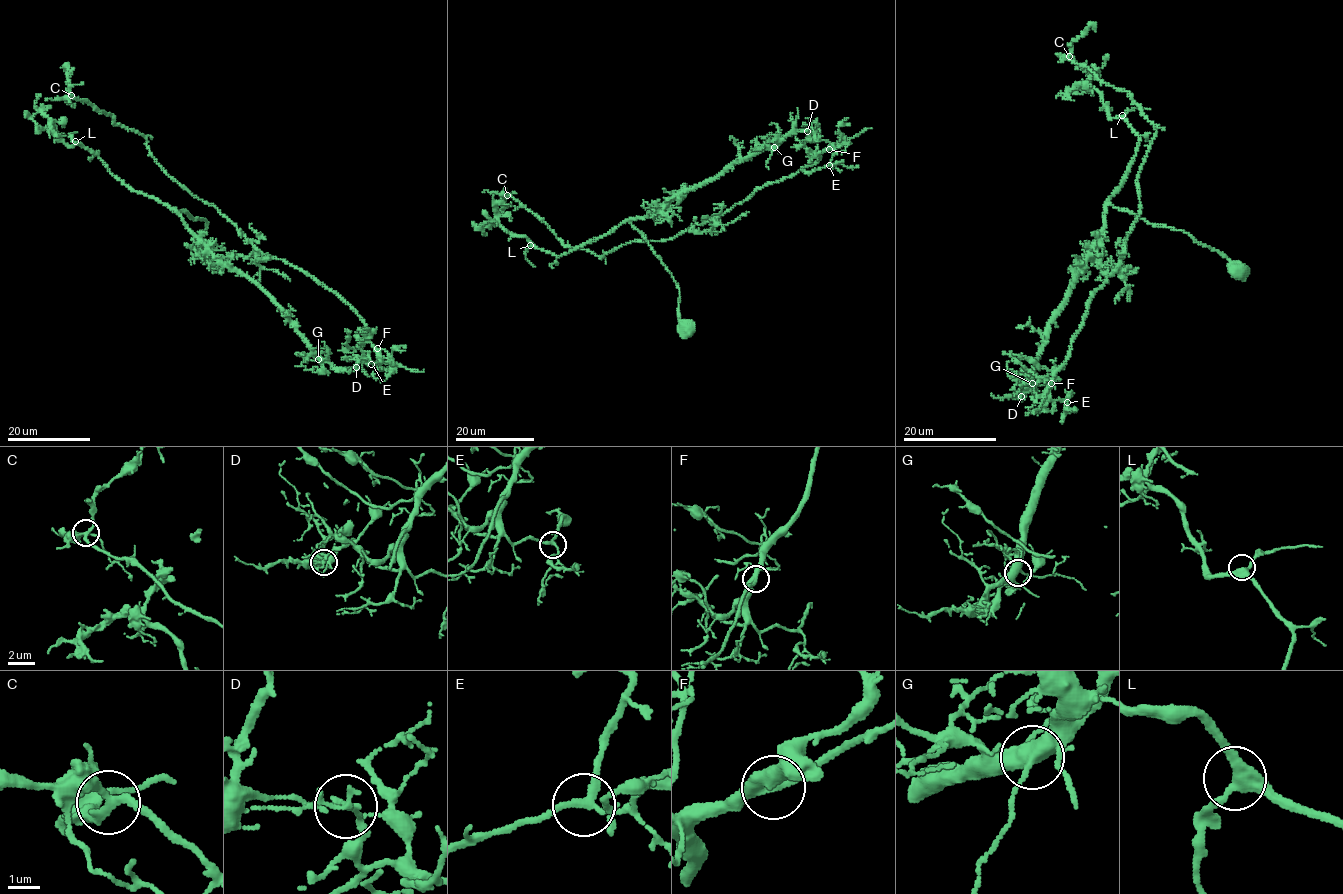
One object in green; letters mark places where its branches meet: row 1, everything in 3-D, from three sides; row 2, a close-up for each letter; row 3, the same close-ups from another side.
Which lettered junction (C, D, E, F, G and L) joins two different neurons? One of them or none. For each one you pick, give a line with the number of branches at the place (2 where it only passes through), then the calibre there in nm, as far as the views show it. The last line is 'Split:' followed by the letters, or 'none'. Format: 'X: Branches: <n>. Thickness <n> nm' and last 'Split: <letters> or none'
D: Branches: 3. Thickness 150 nm
Split: D

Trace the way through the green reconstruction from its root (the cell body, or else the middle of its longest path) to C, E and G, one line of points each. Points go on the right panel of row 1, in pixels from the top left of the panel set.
C: (1238, 272), (1183, 231), (1108, 204), (1016, 395), (1047, 397), (1119, 263), (1156, 133), (1128, 92), (1069, 56)
E: (1238, 272), (1183, 231), (1108, 204), (1106, 226), (1050, 324), (1034, 376), (1016, 395), (1032, 389), (1067, 402)
G: (1238, 272), (1219, 252), (1183, 231), (1152, 224), (1108, 204), (1106, 226), (1050, 324), (1032, 383)

